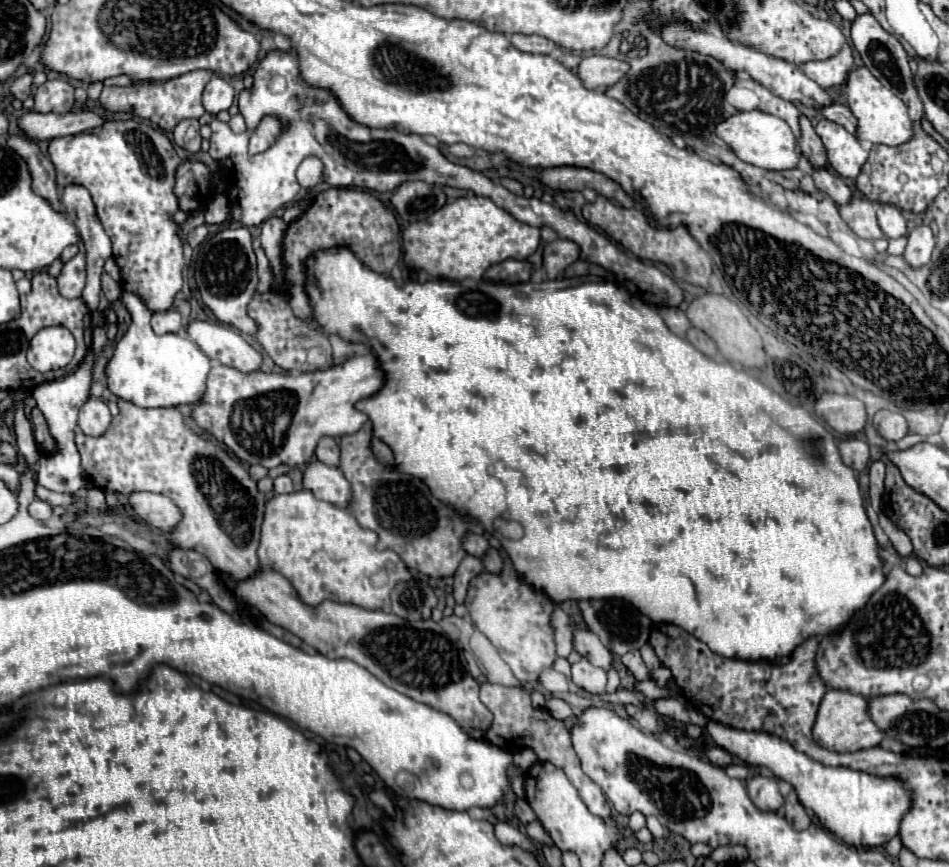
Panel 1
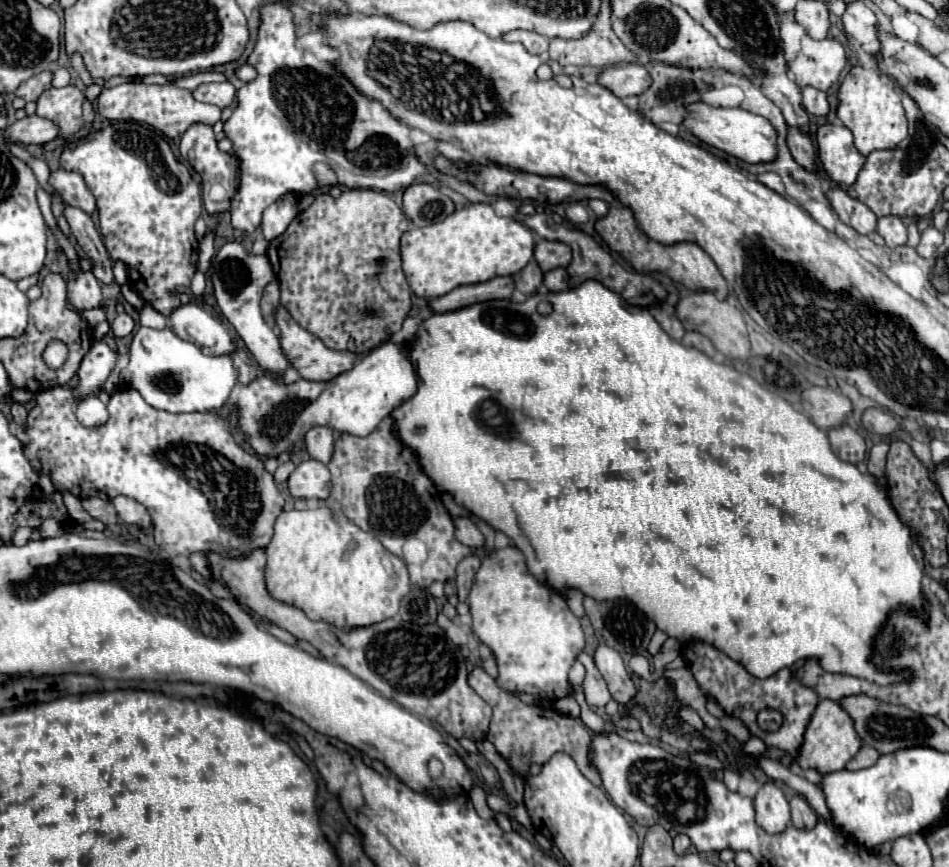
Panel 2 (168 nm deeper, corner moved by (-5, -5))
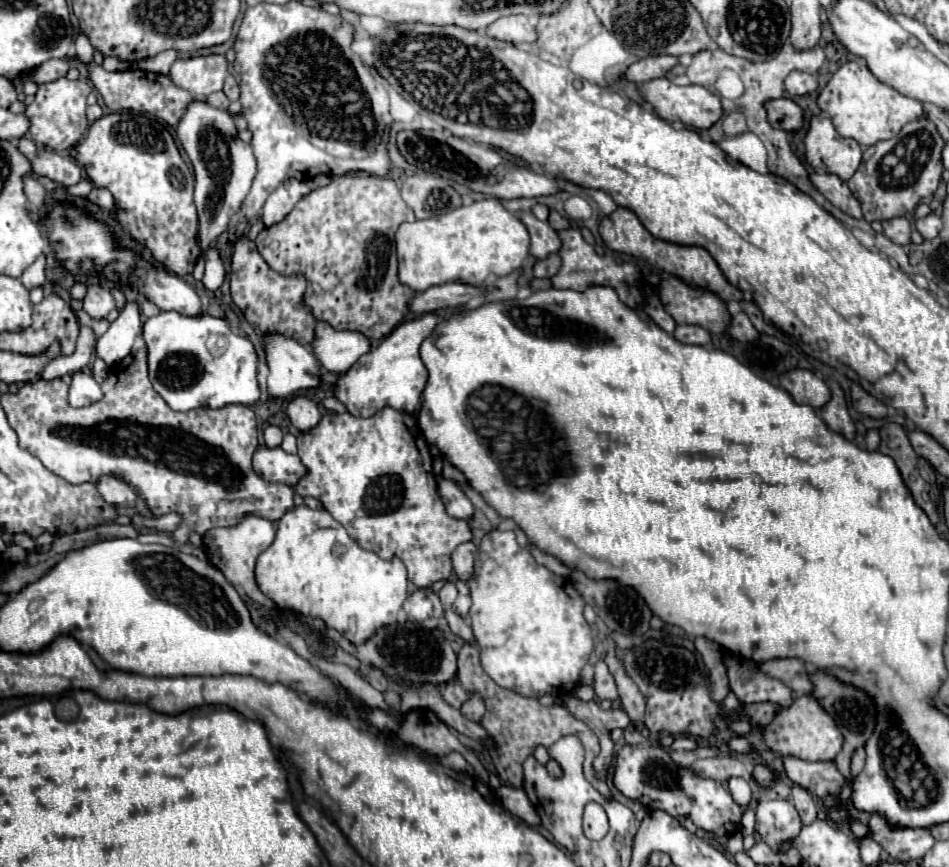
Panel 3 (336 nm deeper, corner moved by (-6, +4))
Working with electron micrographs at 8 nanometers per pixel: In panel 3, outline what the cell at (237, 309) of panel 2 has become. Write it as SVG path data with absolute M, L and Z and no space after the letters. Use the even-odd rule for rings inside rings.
M266 336L264 342L270 368L270 398L286 398L320 384L320 364L308 348L284 336Z

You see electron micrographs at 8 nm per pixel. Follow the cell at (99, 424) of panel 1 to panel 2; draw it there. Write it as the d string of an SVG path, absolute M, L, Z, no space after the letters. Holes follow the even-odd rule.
M91 395L77 403L77 419L83 427L101 427L107 423L109 413L107 407L99 401L99 397Z

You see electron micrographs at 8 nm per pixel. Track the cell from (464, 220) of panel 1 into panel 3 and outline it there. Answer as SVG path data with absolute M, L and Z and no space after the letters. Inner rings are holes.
M494 198L478 200L436 218L404 222L396 232L398 278L414 292L446 282L478 288L490 274L506 276L518 270L528 256L528 246L528 230L514 214Z

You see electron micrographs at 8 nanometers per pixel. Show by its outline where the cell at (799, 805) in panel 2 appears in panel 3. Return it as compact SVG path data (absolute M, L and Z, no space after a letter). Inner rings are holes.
M792 786L792 802L794 802L794 806L802 818L802 824L808 826L816 820L816 814L818 814L816 802L808 790L804 790L800 786Z

